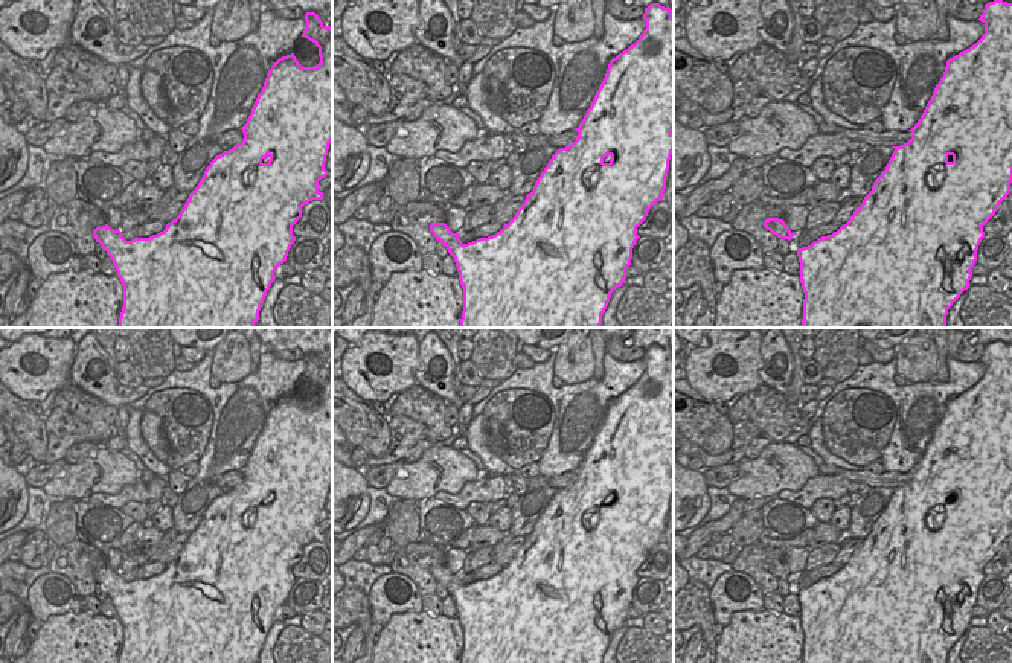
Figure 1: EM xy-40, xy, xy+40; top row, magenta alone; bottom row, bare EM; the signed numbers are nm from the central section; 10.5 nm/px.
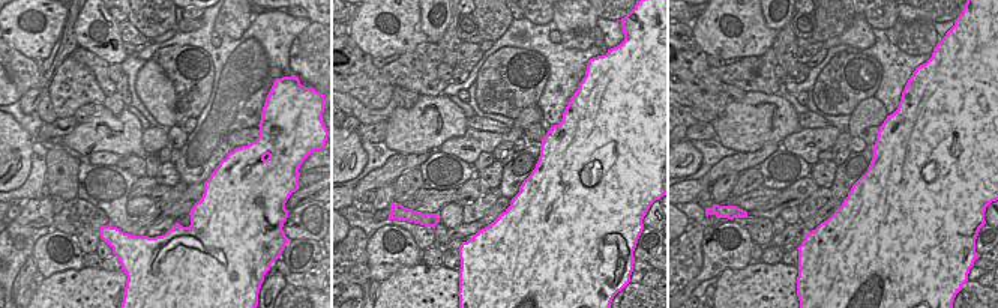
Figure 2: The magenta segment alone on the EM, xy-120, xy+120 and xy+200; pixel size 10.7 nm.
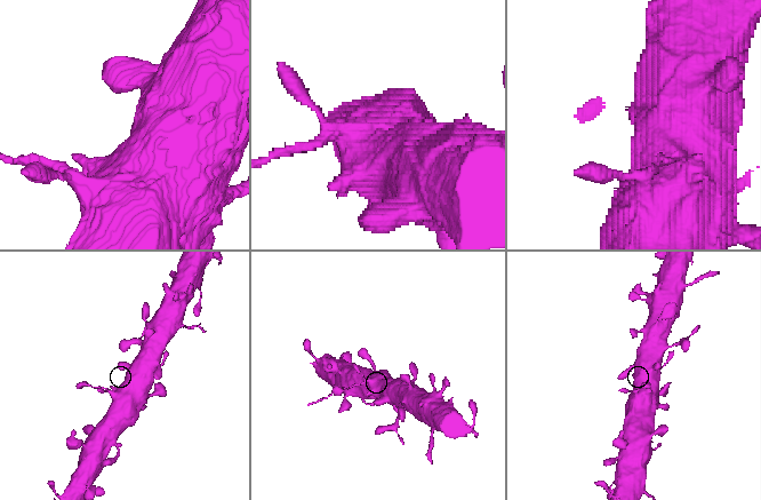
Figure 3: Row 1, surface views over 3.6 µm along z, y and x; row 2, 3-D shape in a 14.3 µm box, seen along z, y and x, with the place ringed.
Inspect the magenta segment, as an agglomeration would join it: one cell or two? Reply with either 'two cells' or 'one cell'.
one cell

